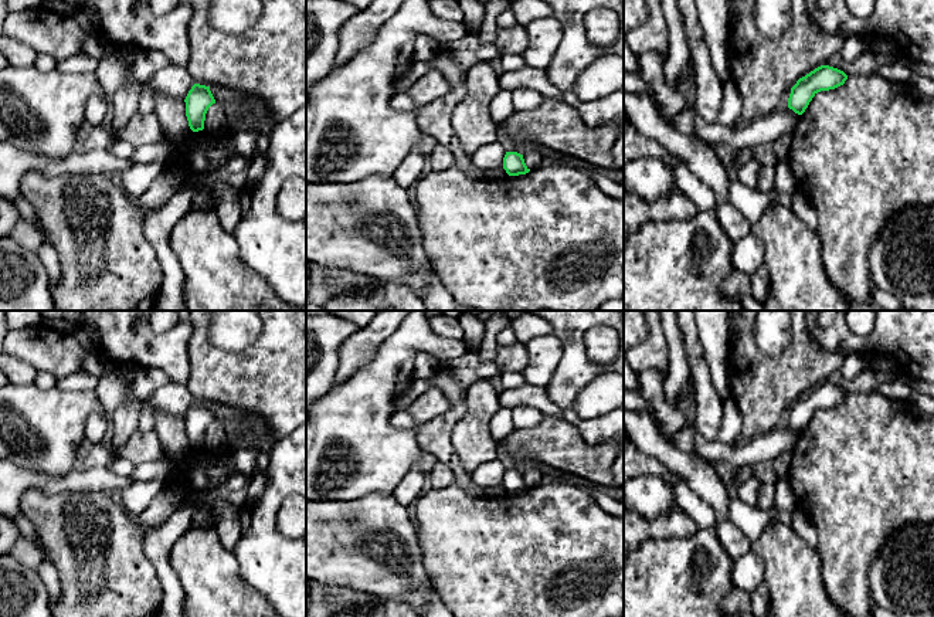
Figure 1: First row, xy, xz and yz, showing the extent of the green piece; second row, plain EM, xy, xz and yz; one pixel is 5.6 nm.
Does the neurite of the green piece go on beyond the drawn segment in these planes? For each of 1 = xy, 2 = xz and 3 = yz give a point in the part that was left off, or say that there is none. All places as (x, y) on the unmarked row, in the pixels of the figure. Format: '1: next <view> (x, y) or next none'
1: next none
2: next none
3: next none

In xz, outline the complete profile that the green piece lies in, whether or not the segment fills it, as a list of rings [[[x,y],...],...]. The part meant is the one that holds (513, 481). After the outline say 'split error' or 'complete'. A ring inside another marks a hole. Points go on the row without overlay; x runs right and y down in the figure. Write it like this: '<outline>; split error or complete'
[[[506,469],[503,475],[503,487],[509,494],[519,494],[530,489],[524,481],[523,472],[517,469]]]; complete

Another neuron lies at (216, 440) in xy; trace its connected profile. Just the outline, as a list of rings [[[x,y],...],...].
[[[217,420],[213,421],[206,431],[204,447],[214,454],[228,451],[230,443],[227,427]]]

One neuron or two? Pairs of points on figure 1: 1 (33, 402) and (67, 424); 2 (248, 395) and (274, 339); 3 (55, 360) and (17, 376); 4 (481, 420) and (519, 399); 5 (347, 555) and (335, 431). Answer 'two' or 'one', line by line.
1: one
2: one
3: two
4: two
5: two

